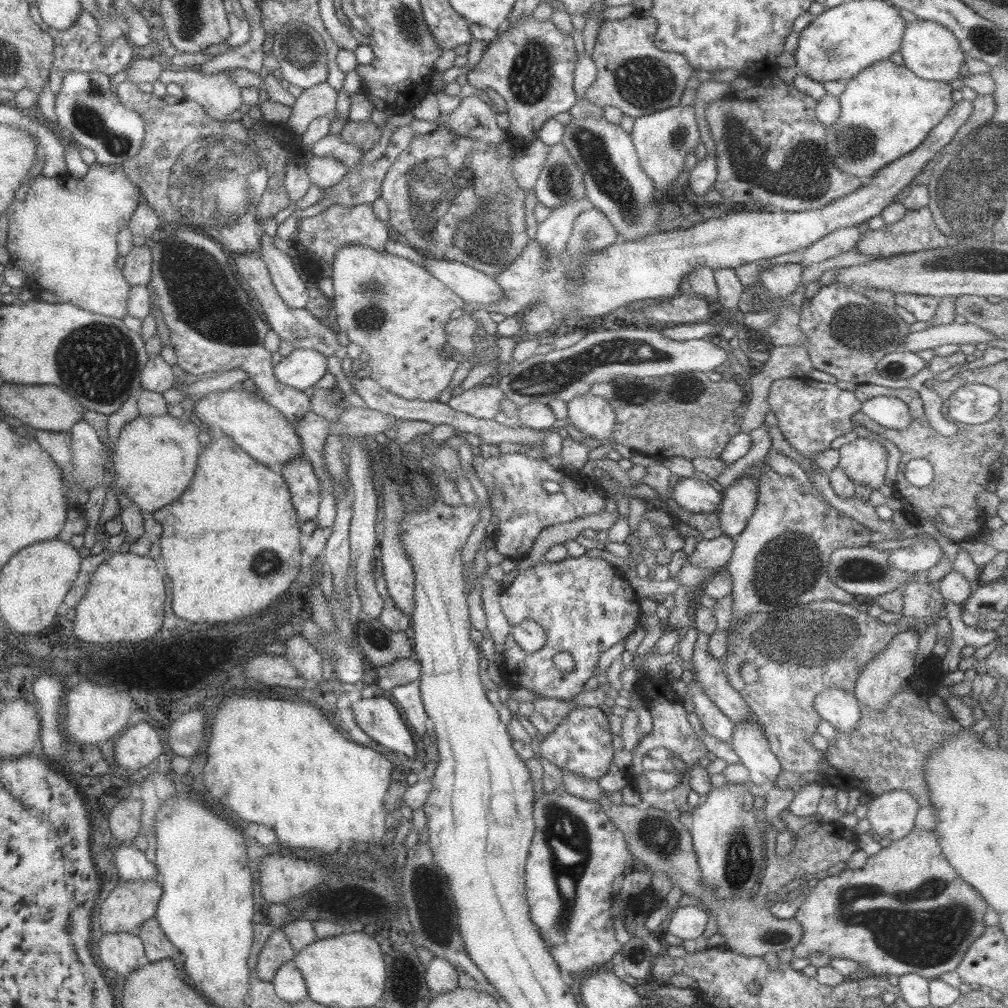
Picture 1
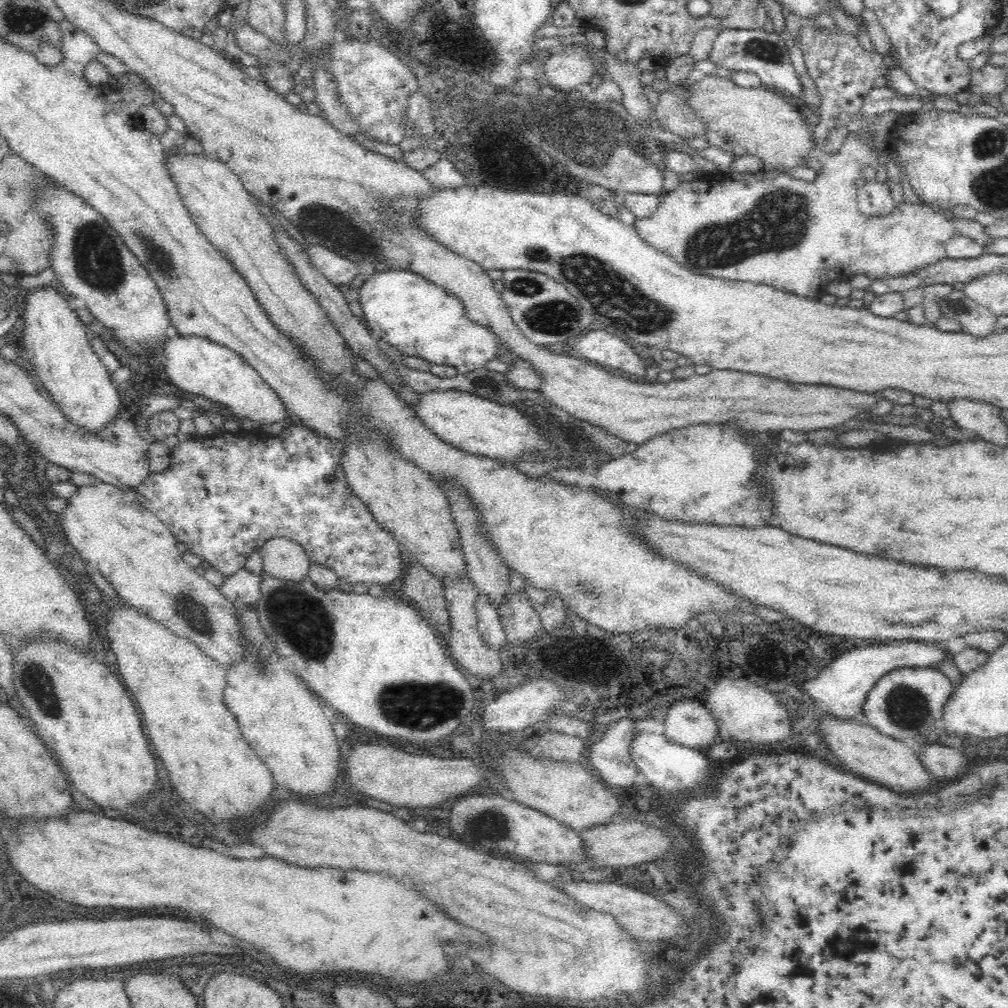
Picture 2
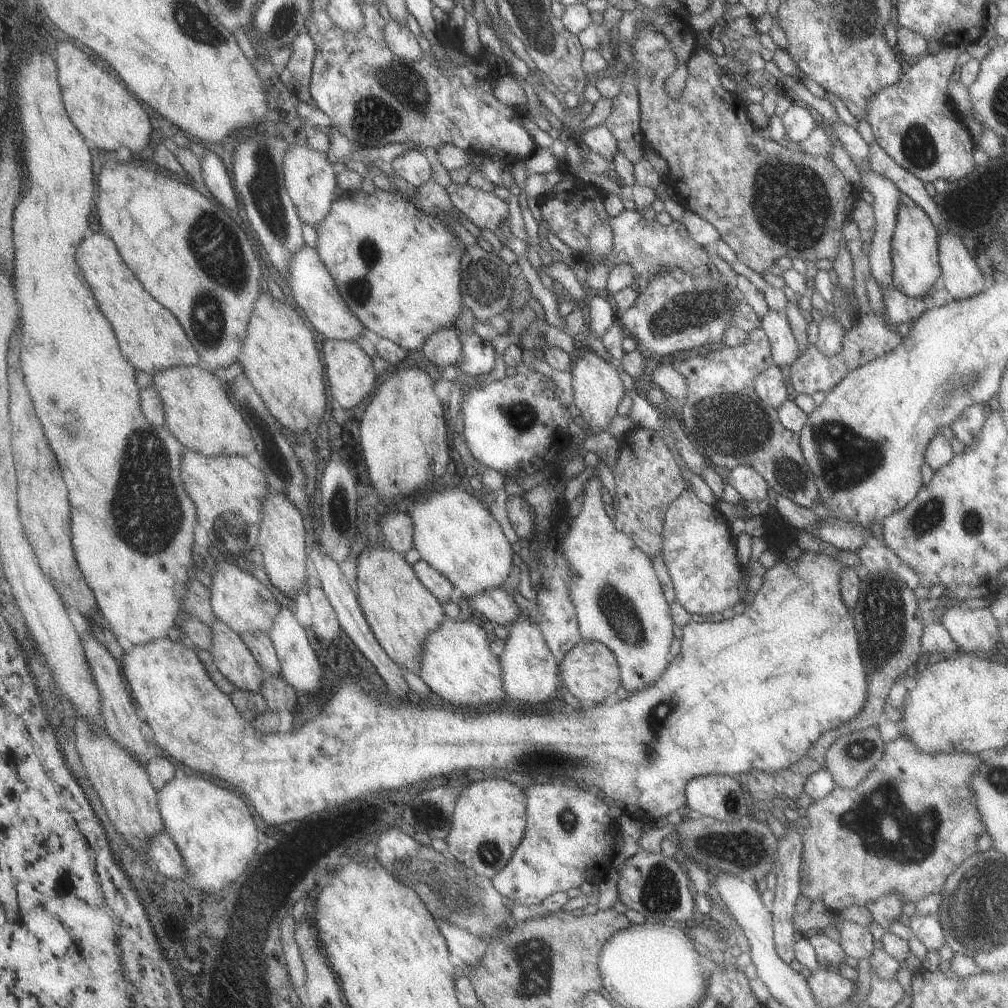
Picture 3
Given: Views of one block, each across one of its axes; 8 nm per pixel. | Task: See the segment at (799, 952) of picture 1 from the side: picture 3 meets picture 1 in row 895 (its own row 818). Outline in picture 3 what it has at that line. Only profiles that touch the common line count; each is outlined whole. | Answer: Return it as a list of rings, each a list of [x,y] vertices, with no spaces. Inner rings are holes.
[[[898,736],[896,739],[885,744],[885,750],[882,758],[878,760],[878,764],[868,772],[868,776],[857,784],[854,788],[840,788],[835,786],[832,792],[826,796],[814,800],[814,802],[806,808],[803,813],[804,834],[802,834],[802,862],[800,866],[800,893],[806,896],[811,902],[821,900],[827,912],[838,914],[844,908],[858,905],[861,907],[868,906],[874,900],[878,900],[880,896],[895,892],[900,895],[900,900],[905,904],[916,904],[918,901],[926,898],[930,894],[938,894],[941,892],[946,879],[964,860],[972,856],[976,849],[976,841],[986,828],[984,822],[978,814],[974,794],[972,794],[972,776],[976,776],[976,770],[980,768],[982,758],[974,753],[956,753],[956,754],[926,754],[920,752],[912,740],[908,740],[906,736]]]

